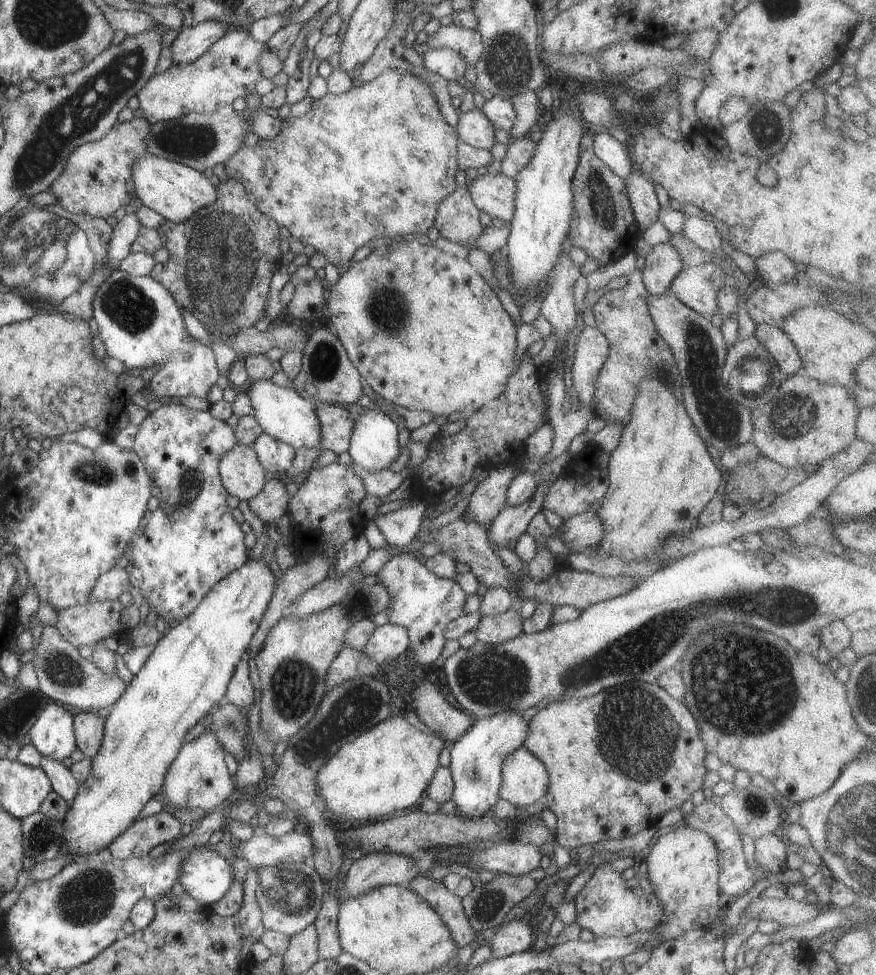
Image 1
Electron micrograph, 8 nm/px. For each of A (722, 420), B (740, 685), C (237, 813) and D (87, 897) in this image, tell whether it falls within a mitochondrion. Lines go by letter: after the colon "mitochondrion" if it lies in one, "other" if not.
A: mitochondrion
B: mitochondrion
C: other
D: mitochondrion

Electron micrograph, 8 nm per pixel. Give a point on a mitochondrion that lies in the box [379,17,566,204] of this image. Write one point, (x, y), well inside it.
(509, 63)

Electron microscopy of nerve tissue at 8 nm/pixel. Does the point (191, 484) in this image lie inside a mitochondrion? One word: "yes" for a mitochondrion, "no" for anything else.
yes

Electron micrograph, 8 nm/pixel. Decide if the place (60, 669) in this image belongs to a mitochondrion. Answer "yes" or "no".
yes

